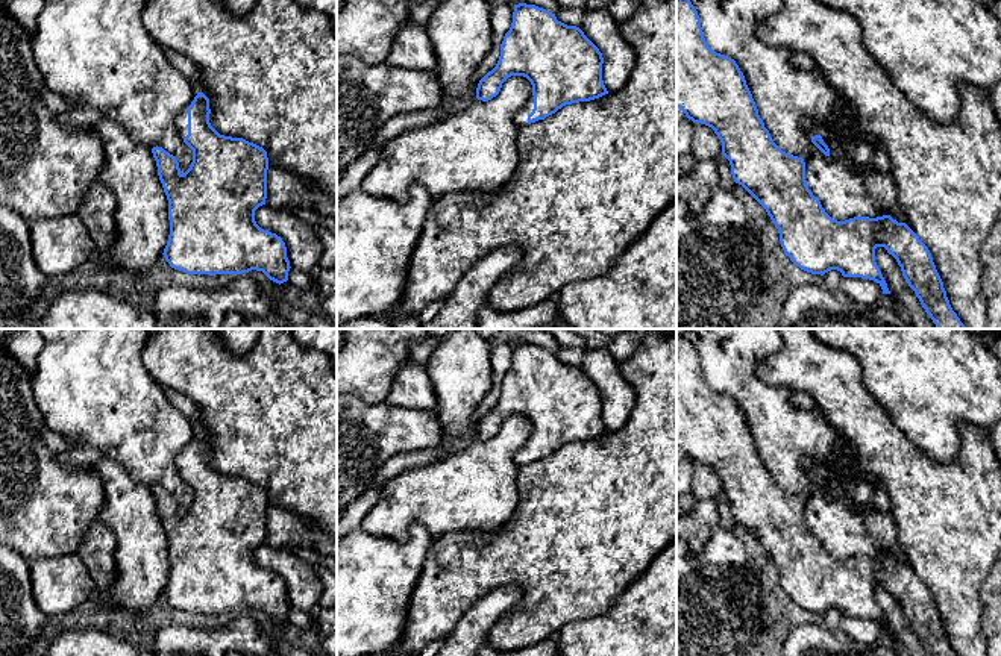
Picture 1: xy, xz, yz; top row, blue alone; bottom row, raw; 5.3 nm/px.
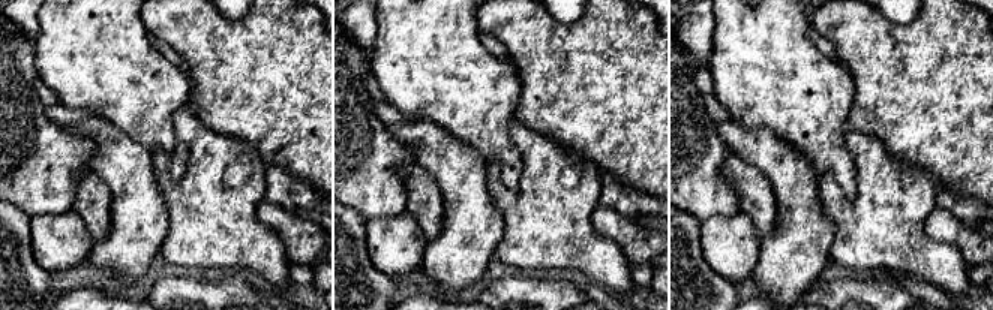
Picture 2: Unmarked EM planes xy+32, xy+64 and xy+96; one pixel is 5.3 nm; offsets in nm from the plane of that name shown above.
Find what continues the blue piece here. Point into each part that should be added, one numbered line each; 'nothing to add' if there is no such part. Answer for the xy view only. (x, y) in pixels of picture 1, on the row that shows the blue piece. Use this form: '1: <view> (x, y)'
1: xy (182, 120)

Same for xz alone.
1: xz (522, 115)

